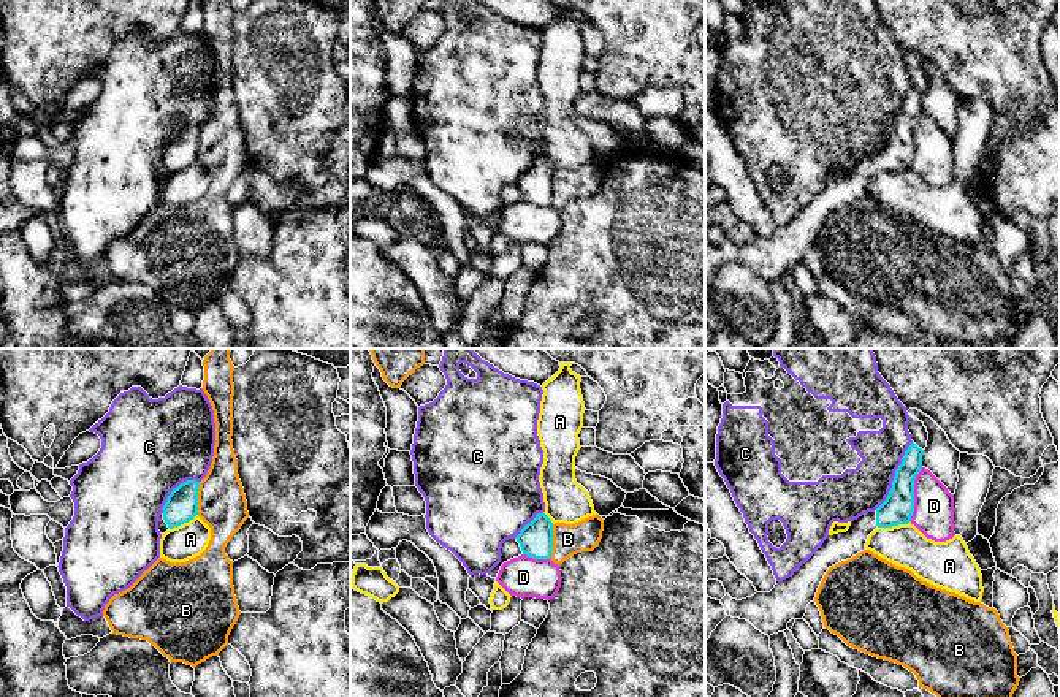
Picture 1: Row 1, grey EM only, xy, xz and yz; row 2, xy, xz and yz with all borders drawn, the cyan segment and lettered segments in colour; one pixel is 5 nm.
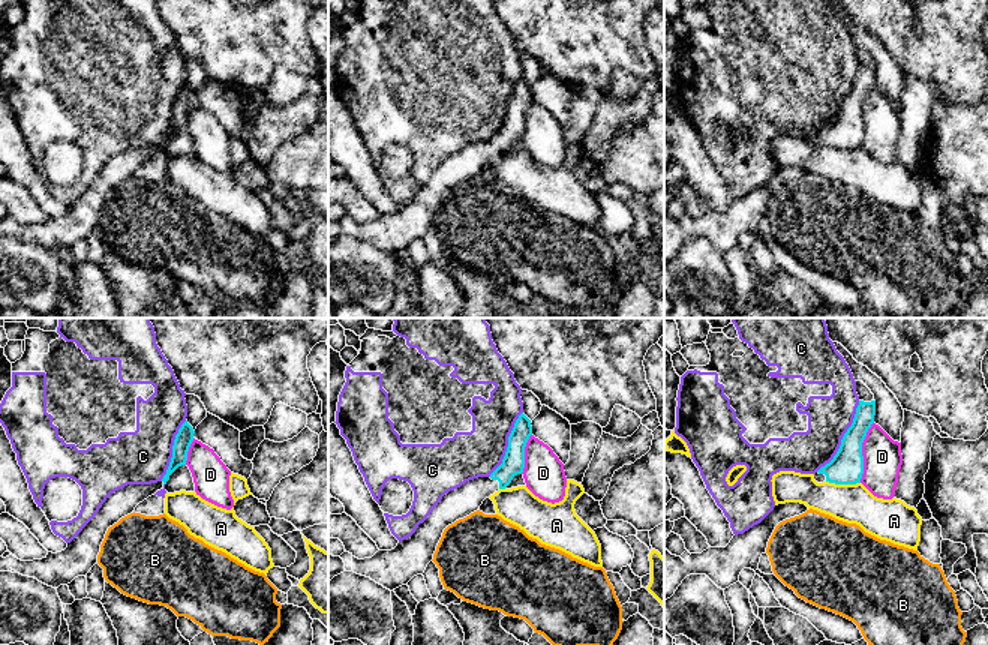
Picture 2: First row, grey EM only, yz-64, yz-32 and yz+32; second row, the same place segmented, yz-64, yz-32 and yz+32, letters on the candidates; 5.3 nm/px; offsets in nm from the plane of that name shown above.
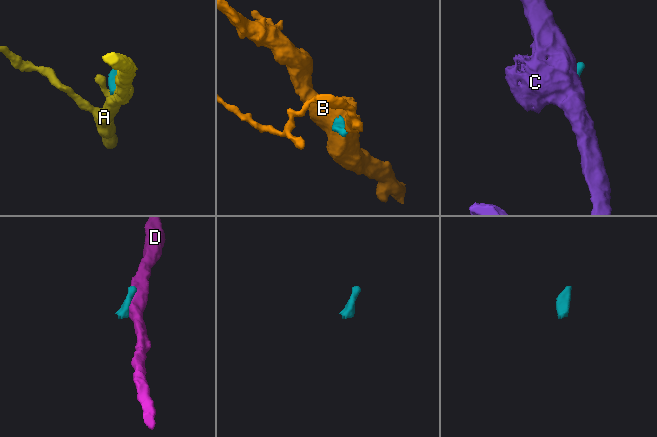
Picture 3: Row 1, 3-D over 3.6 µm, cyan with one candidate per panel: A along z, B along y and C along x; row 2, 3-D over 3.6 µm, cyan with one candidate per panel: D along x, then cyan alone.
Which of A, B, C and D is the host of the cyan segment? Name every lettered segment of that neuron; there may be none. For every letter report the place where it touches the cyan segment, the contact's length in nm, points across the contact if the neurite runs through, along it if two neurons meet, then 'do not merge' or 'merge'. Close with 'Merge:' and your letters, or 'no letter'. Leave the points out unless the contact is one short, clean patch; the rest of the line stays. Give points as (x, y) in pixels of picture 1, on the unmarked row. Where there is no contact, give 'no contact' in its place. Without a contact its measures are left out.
A: yz (894, 170) | 170 nm | along yz (910, 167), (878, 173) | do not merge
B: xz (552, 187) | 180 nm | along xz (553, 170), (553, 192), (549, 203) | do not merge
C: yz (896, 121) | 400 nm | do not merge
D: yz (913, 140) | 280 nm | along yz (922, 113), (915, 124), (915, 156), (910, 167) | do not merge
Merge: no letter

